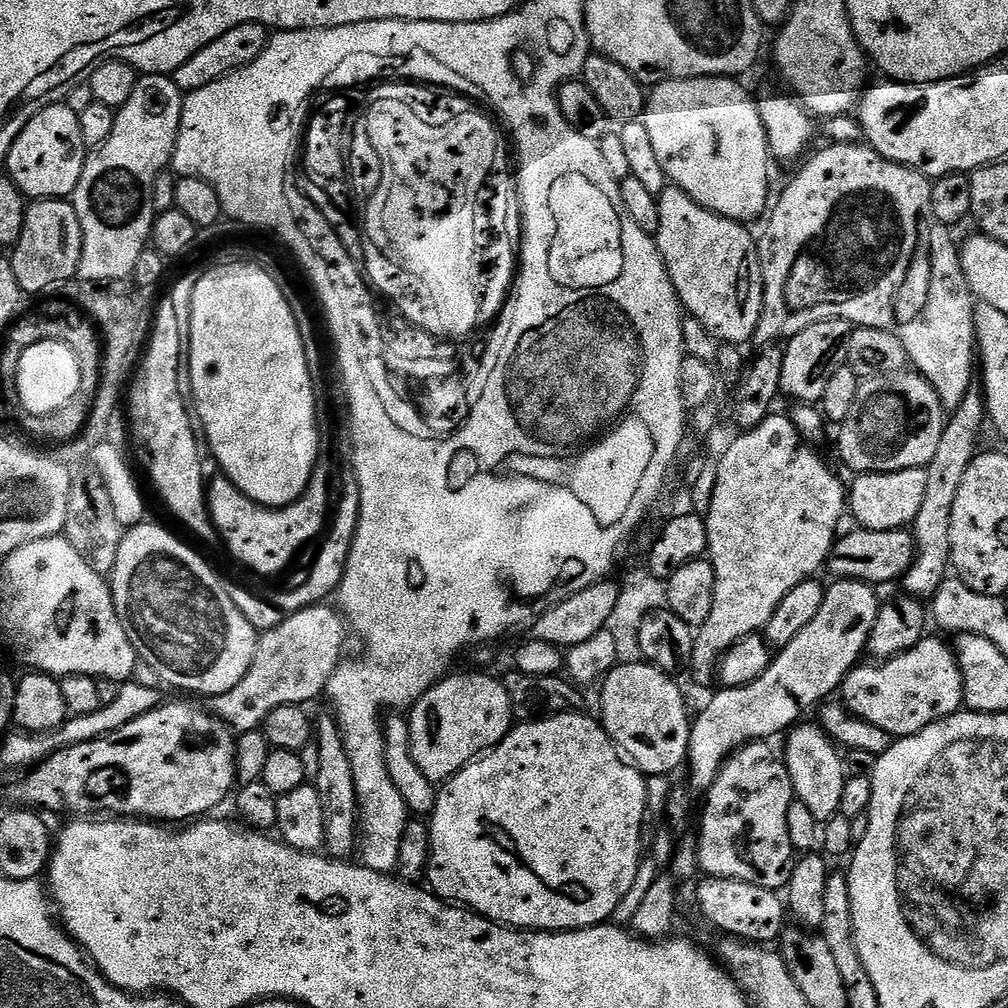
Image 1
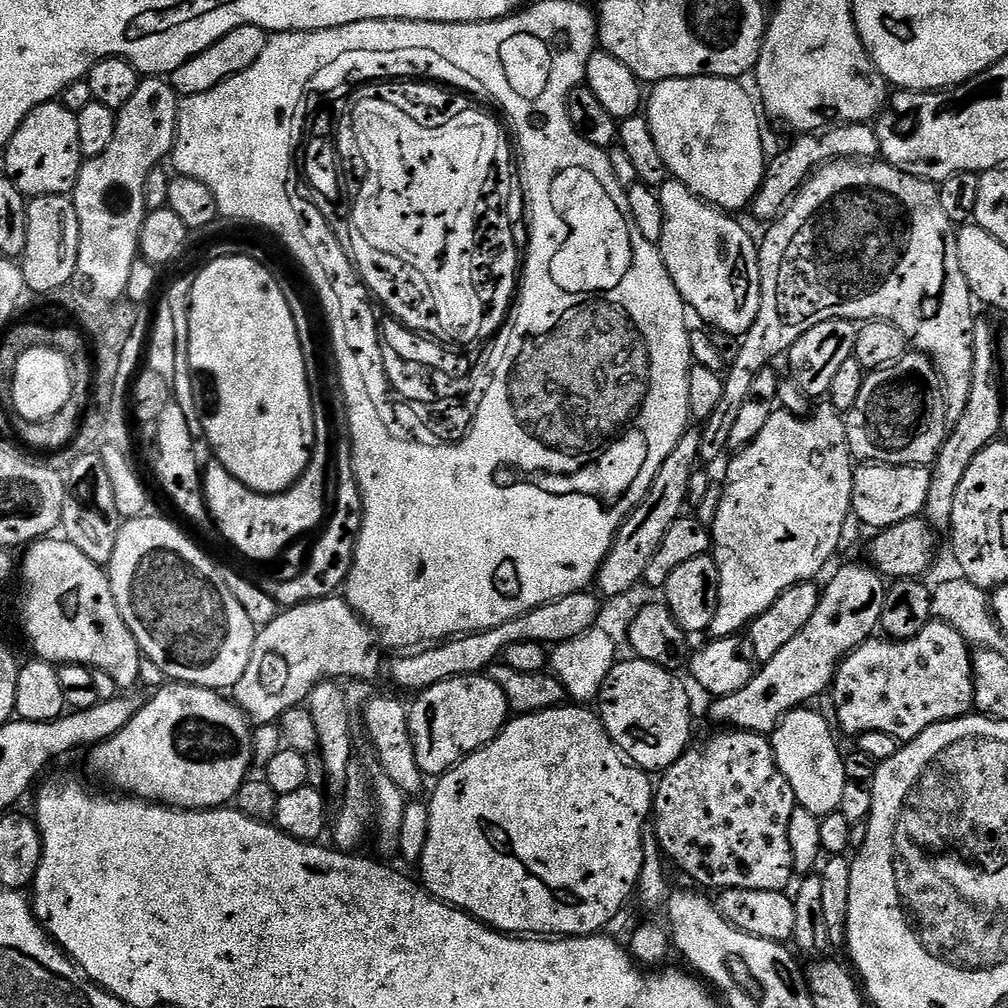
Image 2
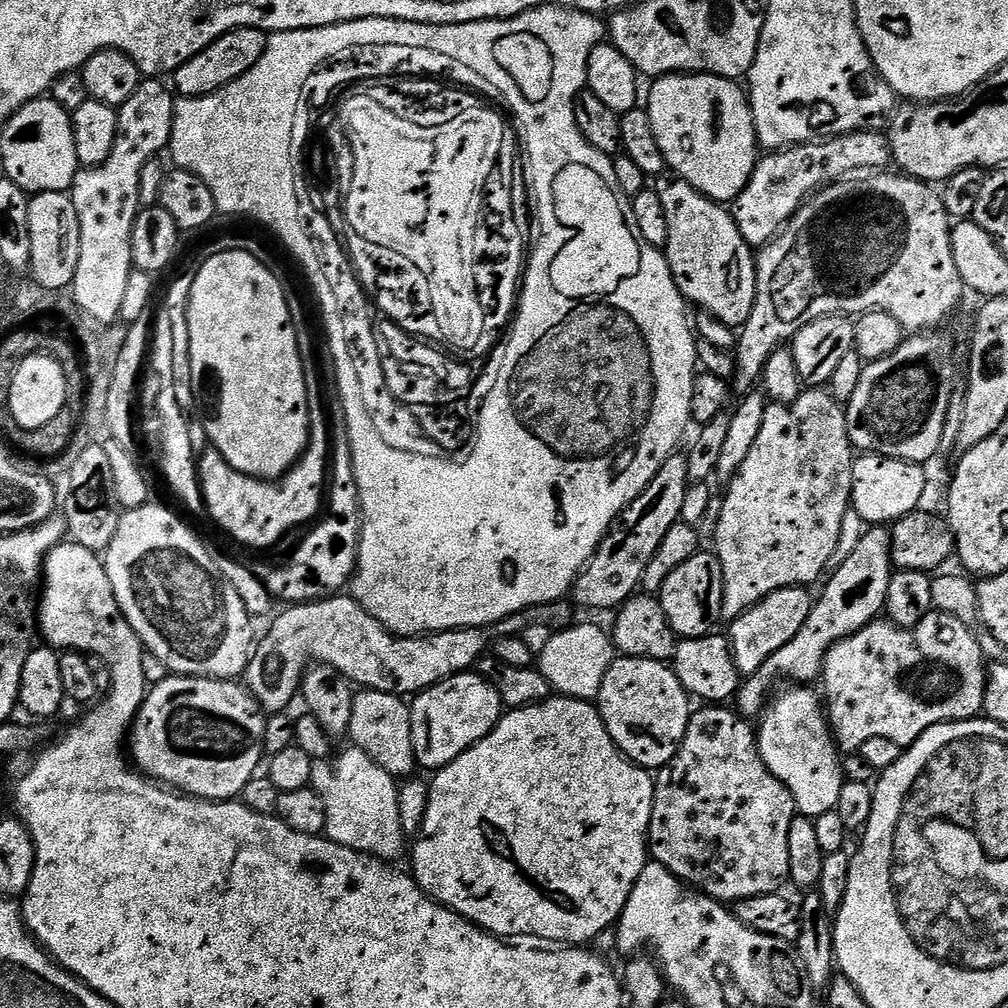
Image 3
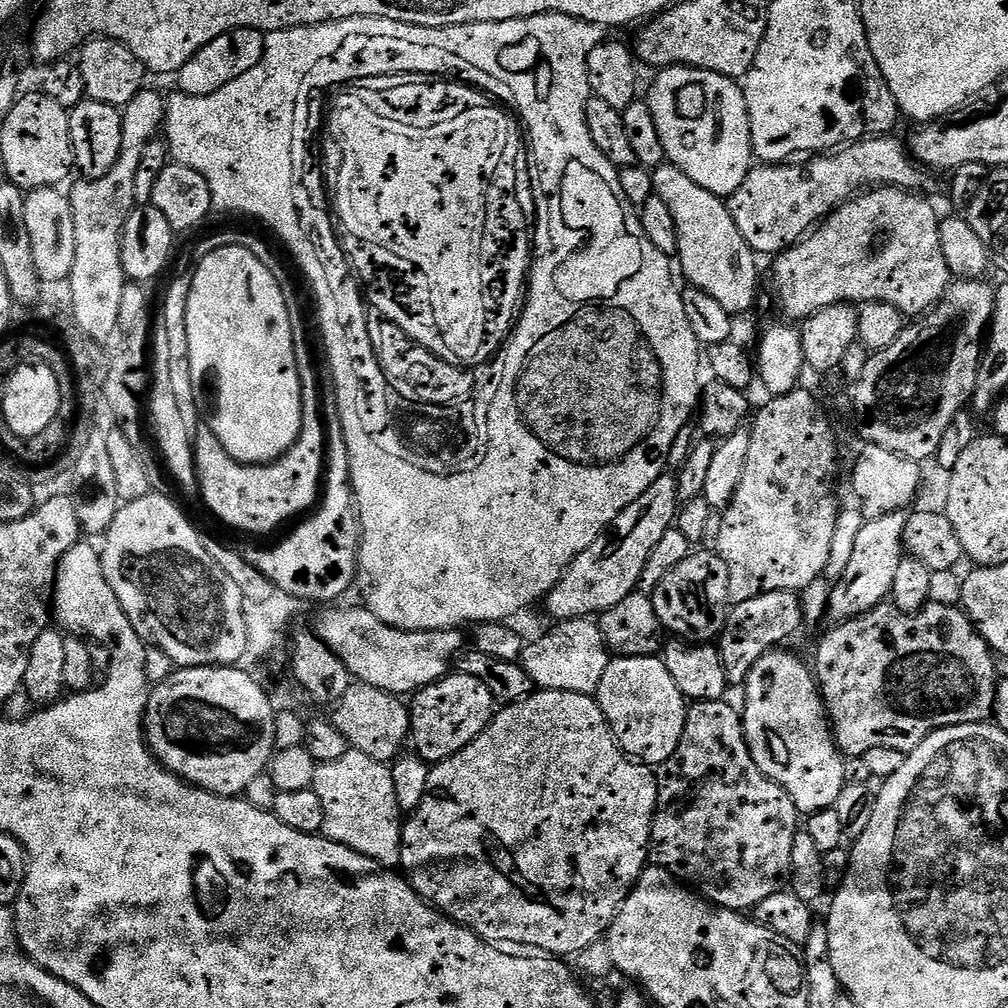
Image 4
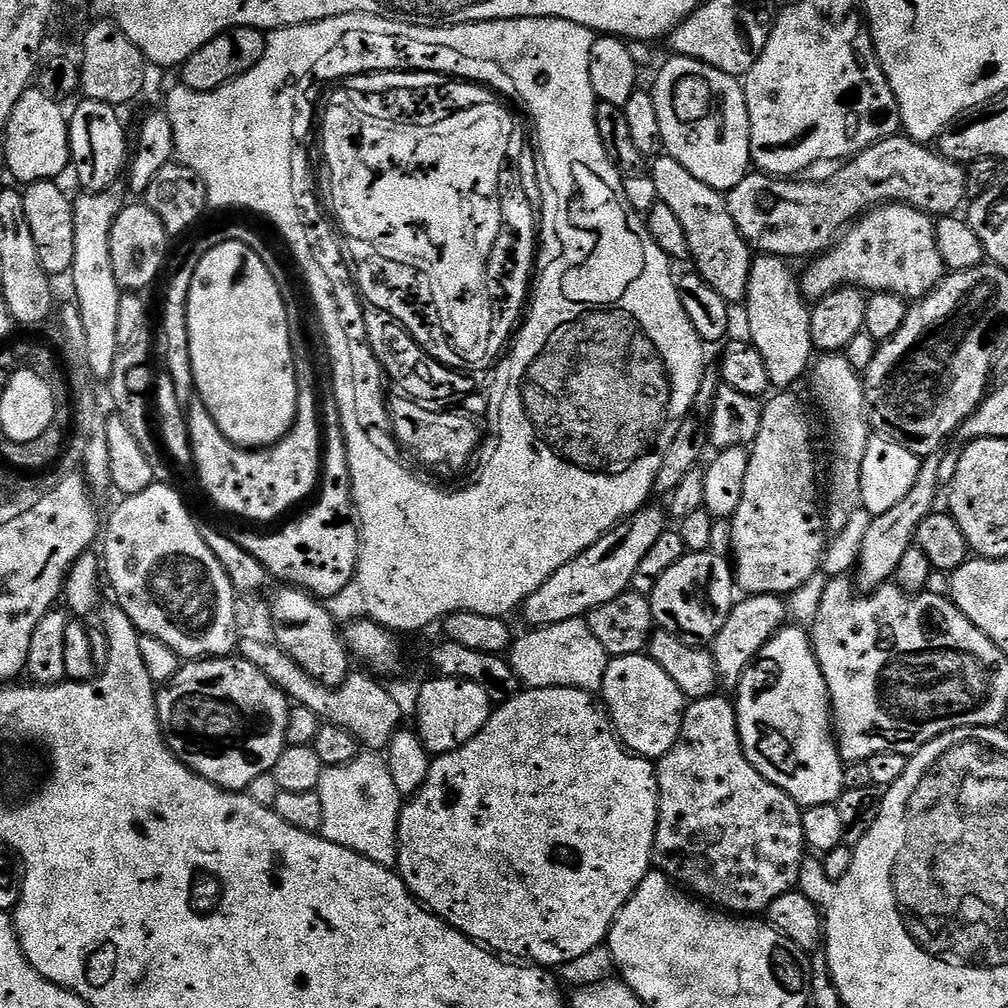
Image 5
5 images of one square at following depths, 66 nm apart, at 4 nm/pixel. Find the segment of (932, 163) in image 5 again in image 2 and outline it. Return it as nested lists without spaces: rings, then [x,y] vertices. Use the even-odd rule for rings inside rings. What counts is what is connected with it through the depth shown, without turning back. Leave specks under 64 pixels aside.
[[[871,123],[833,124],[832,127],[822,128],[818,132],[797,135],[795,139],[789,148],[782,149],[773,160],[771,157],[767,161],[760,189],[752,199],[750,212],[764,220],[763,222],[775,220],[817,168],[831,164],[834,160],[868,162],[880,156],[878,134]]]

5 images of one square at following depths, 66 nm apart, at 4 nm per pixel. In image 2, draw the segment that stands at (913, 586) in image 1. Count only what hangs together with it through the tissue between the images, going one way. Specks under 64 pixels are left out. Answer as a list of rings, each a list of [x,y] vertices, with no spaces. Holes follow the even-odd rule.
[[[977,319],[972,326],[972,349],[974,350],[974,375],[970,378],[970,402],[966,402],[966,410],[962,414],[962,418],[958,418],[958,426],[954,426],[949,431],[948,435],[944,437],[944,444],[940,448],[940,453],[936,455],[934,463],[931,465],[930,471],[932,473],[932,477],[930,478],[930,490],[926,494],[926,506],[924,507],[924,511],[922,513],[923,519],[928,521],[929,526],[932,527],[933,530],[938,534],[944,534],[951,529],[952,519],[954,518],[954,497],[958,495],[958,486],[962,486],[962,478],[966,474],[966,470],[970,470],[970,462],[974,462],[974,458],[978,458],[978,454],[980,453],[986,445],[993,443],[997,439],[996,436],[1000,432],[1000,427],[1004,424],[1004,416],[1000,413],[1000,388],[996,385],[996,372],[998,373],[998,348],[994,343],[994,336],[992,340],[992,328],[987,324],[986,321]]]

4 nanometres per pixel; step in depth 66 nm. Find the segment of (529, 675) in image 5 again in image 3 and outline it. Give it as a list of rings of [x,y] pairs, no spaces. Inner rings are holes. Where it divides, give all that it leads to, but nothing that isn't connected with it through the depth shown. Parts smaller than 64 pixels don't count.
[[[573,623],[551,633],[553,636],[538,652],[540,673],[550,682],[553,693],[569,696],[575,700],[595,701],[596,695],[602,690],[602,681],[606,678],[606,670],[610,670],[612,661],[618,653],[613,645],[612,637],[596,624]]]

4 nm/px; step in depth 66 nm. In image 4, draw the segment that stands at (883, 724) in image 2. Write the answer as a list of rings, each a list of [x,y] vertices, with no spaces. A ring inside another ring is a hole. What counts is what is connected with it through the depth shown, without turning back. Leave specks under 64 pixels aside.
[[[891,602],[879,604],[874,610],[856,616],[852,620],[837,623],[820,640],[816,648],[816,664],[814,675],[822,689],[824,707],[828,709],[828,718],[832,726],[832,734],[836,738],[836,746],[845,757],[864,756],[870,750],[885,748],[886,750],[902,750],[905,754],[915,750],[931,732],[937,732],[950,726],[963,724],[983,724],[993,719],[996,711],[996,686],[998,683],[997,657],[988,643],[984,641],[975,624],[968,618],[967,612],[959,607],[940,605],[933,602],[914,614],[906,614]]]

